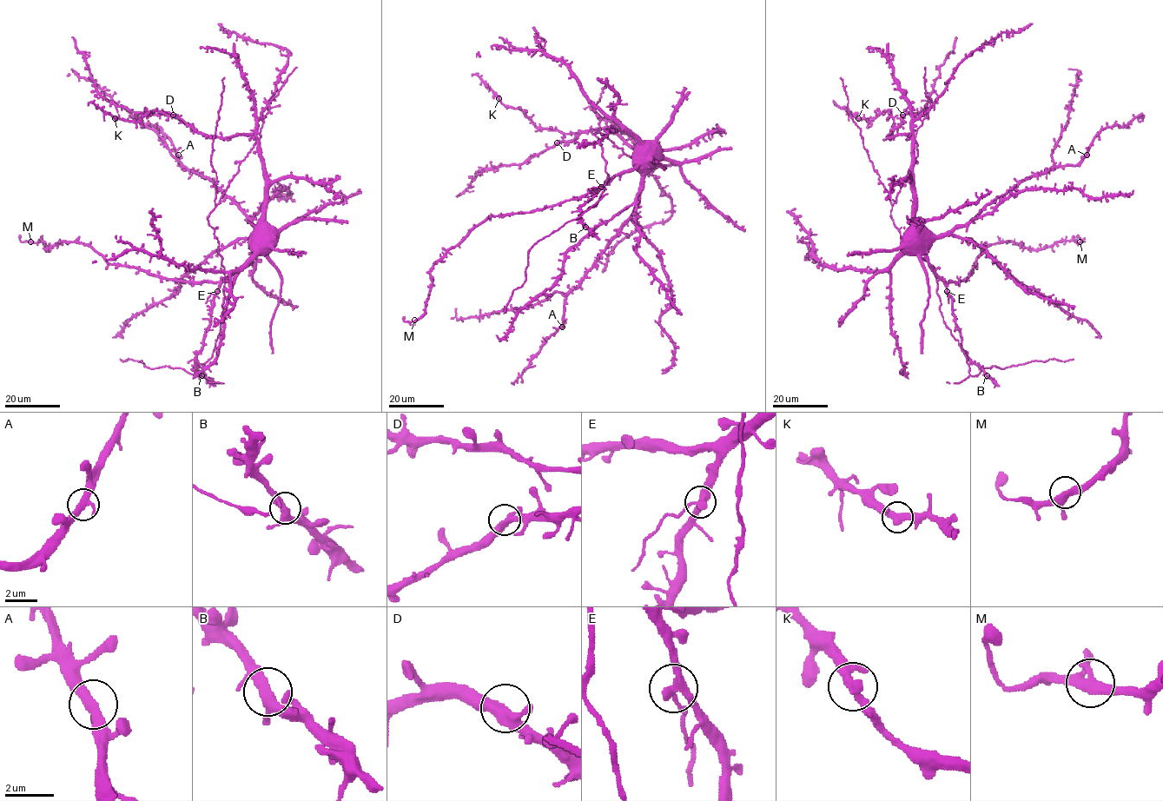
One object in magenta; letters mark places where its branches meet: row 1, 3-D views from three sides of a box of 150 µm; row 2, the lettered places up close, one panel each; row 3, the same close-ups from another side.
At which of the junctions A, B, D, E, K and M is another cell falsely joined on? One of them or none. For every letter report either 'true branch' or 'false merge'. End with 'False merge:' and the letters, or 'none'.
A: true branch
B: true branch
D: true branch
E: false merge
K: true branch
M: true branch
False merge: E

